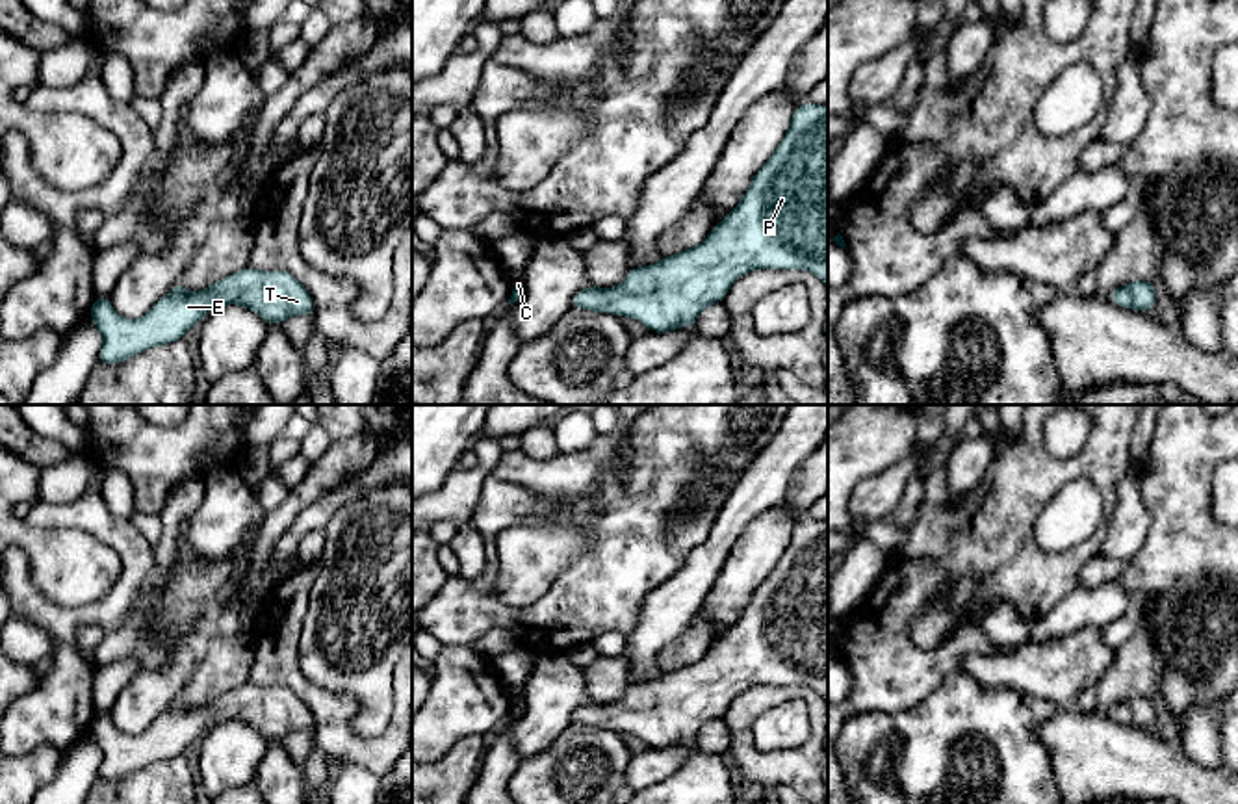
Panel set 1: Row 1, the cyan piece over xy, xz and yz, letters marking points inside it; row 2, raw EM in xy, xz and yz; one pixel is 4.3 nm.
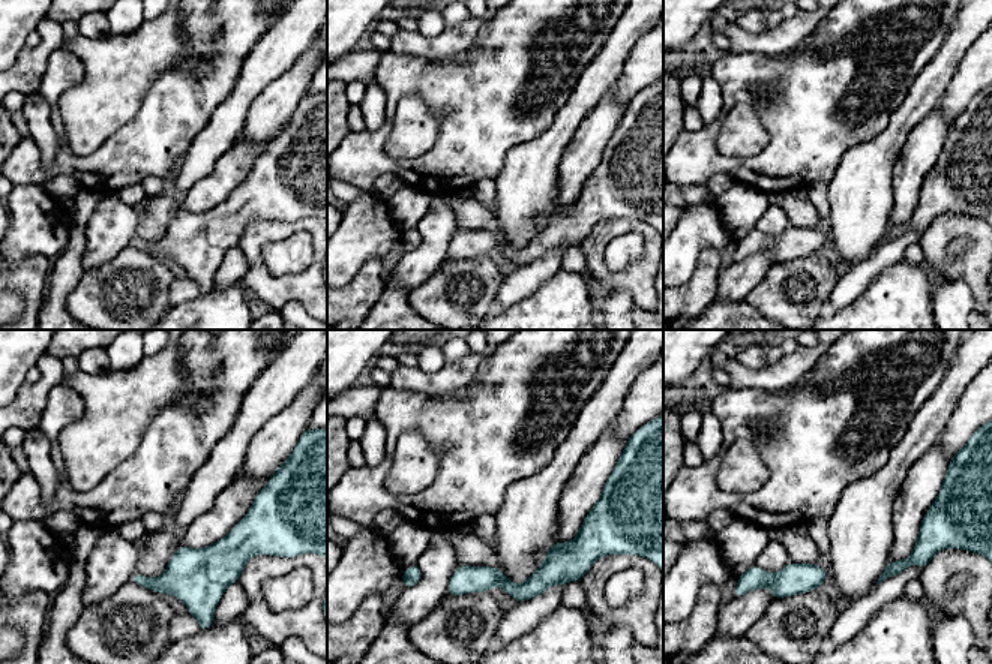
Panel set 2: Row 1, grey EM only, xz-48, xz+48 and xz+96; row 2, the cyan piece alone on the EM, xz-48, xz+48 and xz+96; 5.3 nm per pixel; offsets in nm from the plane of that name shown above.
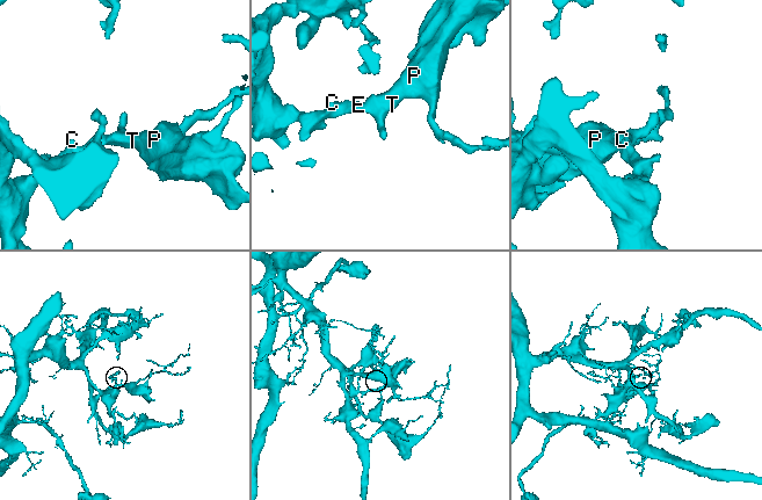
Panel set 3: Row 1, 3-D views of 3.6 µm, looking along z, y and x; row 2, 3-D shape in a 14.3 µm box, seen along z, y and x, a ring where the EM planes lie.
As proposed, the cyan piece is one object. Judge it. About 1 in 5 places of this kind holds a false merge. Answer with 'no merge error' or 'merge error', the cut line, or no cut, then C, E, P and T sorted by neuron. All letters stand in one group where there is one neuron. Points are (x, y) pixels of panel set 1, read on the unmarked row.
no merge error; no cut; C E P T

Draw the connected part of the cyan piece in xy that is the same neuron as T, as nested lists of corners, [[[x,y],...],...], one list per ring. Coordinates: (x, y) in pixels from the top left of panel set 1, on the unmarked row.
[[[245,683],[200,707],[186,707],[180,696],[143,733],[124,735],[115,730],[110,713],[97,713],[89,724],[102,752],[98,778],[119,780],[154,761],[182,756],[213,724],[239,720],[269,741],[291,732],[314,732],[308,706],[288,687]]]

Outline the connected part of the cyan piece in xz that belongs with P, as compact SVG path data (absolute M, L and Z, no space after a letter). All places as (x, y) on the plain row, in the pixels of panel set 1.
M800 520L778 564L752 594L739 620L711 644L707 654L687 667L629 685L625 696L614 704L588 700L572 713L572 724L627 732L640 737L651 748L670 748L694 741L700 728L722 719L729 702L754 685L804 685L817 691L828 704L828 520Z

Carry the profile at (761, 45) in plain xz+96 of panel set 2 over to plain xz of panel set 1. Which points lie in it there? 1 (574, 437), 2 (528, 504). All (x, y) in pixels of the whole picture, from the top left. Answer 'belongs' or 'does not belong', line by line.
1: does not belong
2: does not belong

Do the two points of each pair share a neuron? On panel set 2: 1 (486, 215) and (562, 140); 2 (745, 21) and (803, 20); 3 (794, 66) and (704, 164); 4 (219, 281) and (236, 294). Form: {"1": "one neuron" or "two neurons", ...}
{"1": "two neurons", "2": "two neurons", "3": "one neuron", "4": "two neurons"}

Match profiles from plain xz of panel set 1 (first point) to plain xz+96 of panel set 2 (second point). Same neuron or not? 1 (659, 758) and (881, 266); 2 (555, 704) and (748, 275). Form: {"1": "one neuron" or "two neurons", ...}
{"1": "one neuron", "2": "one neuron"}

